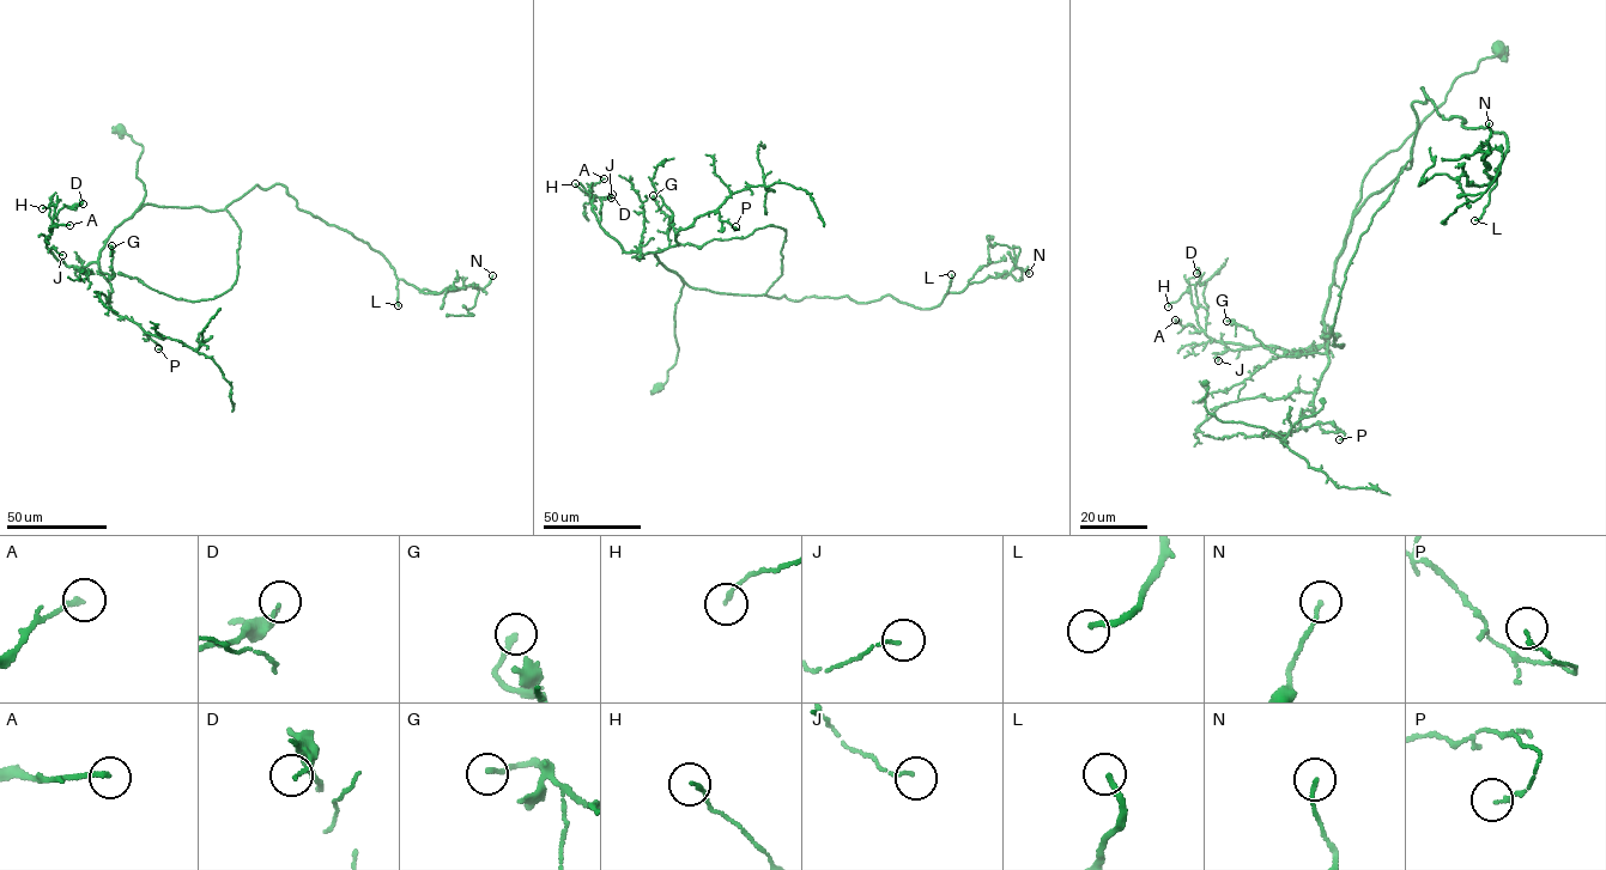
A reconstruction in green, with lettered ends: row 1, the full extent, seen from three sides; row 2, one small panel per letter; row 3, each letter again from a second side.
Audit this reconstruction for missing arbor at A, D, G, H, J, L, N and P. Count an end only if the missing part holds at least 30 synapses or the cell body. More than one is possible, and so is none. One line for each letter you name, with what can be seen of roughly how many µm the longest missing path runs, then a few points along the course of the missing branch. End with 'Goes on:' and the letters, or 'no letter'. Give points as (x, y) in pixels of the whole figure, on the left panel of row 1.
L: Missing length about 40 µm. Course of what is missing: (398, 305), (391, 298), (383, 311)
Goes on: L

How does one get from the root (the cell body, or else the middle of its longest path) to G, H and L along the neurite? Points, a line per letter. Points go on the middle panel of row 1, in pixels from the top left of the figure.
G: (658, 387), (676, 363), (676, 305), (684, 283), (655, 255), (668, 245), (670, 223), (653, 195)
H: (658, 387), (678, 351), (674, 312), (684, 281), (655, 251), (624, 251), (600, 225), (593, 196), (575, 183)
L: (658, 387), (678, 351), (680, 277), (714, 292), (860, 303), (890, 294), (926, 309), (941, 302), (951, 274)

